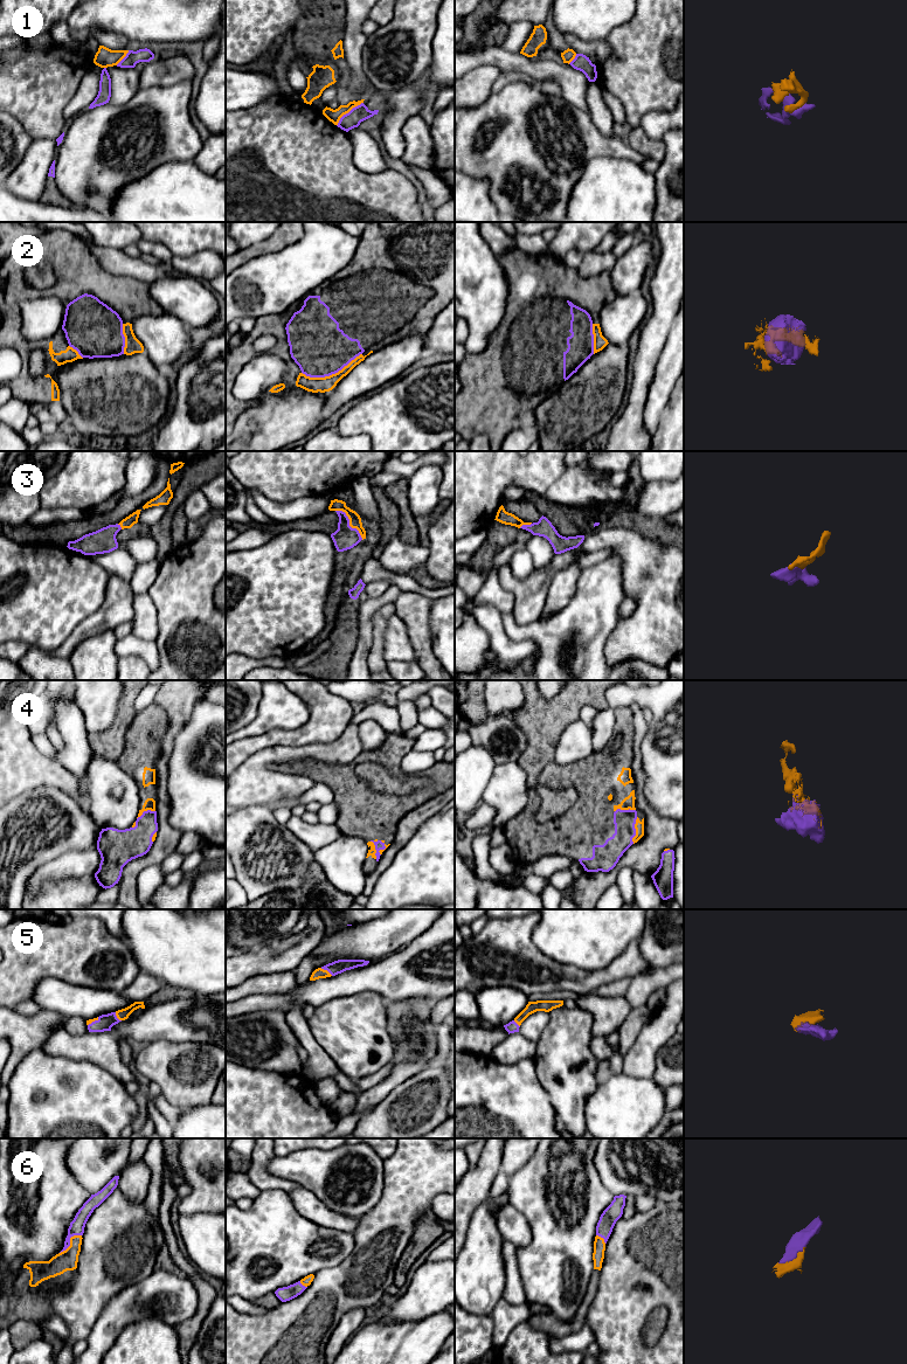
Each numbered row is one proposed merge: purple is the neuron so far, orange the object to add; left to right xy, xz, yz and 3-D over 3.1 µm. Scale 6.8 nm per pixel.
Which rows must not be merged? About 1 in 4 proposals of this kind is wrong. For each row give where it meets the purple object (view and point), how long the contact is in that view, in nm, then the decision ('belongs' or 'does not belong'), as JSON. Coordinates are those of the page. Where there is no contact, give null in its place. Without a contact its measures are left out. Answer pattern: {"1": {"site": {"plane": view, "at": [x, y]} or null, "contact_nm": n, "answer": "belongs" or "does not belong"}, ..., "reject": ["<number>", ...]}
{"1": {"site": {"plane": "xz", "at": [348, 112]}, "contact_nm": 240, "answer": "does not belong"}, "2": {"site": {"plane": "xz", "at": [331, 374]}, "contact_nm": 440, "answer": "belongs"}, "3": {"site": {"plane": "xz", "at": [348, 523]}, "contact_nm": 280, "answer": "belongs"}, "4": {"site": {"plane": "xz", "at": [381, 849]}, "contact_nm": 130, "answer": "belongs"}, "5": {"site": {"plane": "xz", "at": [326, 969]}, "contact_nm": 100, "answer": "belongs"}, "6": {"site": {"plane": "xy", "at": [69, 1241]}, "contact_nm": 200, "answer": "belongs"}, "reject": ["1"]}

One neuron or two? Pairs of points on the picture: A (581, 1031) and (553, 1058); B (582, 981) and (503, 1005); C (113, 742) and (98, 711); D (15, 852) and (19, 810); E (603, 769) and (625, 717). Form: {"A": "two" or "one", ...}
{"A": "one", "B": "two", "C": "two", "D": "one", "E": "one"}

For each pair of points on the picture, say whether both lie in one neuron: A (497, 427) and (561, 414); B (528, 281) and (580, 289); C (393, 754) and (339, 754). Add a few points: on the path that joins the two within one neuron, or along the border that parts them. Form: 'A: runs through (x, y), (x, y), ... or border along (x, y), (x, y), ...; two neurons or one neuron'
A: border along (551, 395), (537, 406), (534, 410), (534, 428); two neurons
B: runs through (541, 281), (567, 281); one neuron
C: border along (362, 750), (347, 763), (333, 764); two neurons

